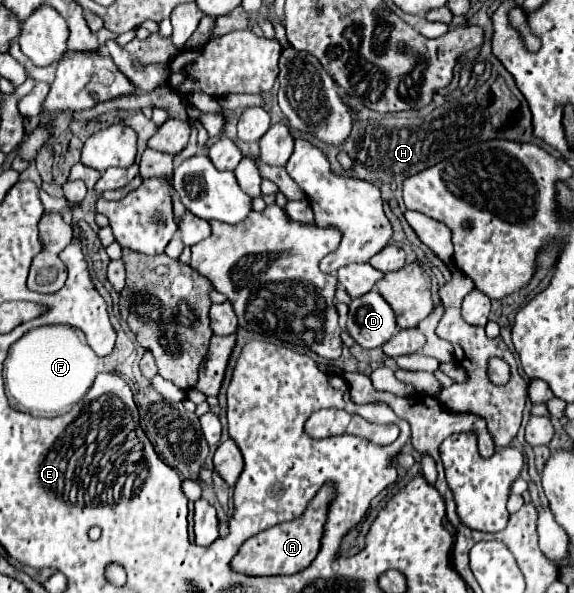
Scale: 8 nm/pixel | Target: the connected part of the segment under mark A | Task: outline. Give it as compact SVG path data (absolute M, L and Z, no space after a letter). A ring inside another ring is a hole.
M322 488L322 492L318 492L316 500L312 500L312 504L308 506L308 510L304 512L304 516L292 520L292 522L284 522L284 524L276 524L252 538L248 538L238 554L230 560L230 568L238 574L244 576L270 576L270 574L294 574L302 568L306 568L316 552L318 552L318 544L320 544L320 536L322 536L322 526L324 526L324 510L328 500L332 500L332 488Z

